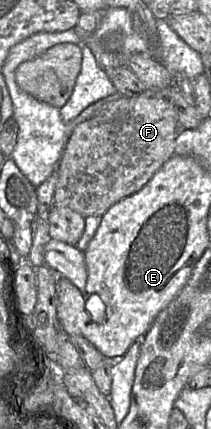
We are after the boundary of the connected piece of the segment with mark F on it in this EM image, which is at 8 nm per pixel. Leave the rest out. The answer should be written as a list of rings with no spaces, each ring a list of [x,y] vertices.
[[[140,94],[123,95],[116,101],[104,106],[96,116],[77,124],[65,145],[58,169],[58,179],[55,188],[53,206],[65,206],[80,213],[82,216],[102,216],[112,205],[139,191],[161,168],[161,166],[174,155],[175,138],[181,127],[178,126],[178,116],[173,105],[165,98],[143,96]]]

